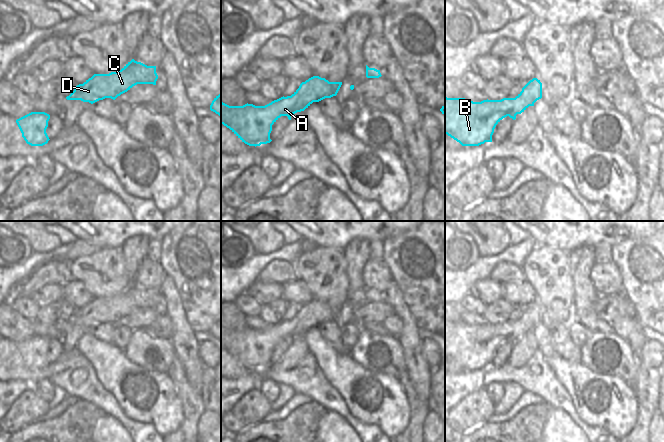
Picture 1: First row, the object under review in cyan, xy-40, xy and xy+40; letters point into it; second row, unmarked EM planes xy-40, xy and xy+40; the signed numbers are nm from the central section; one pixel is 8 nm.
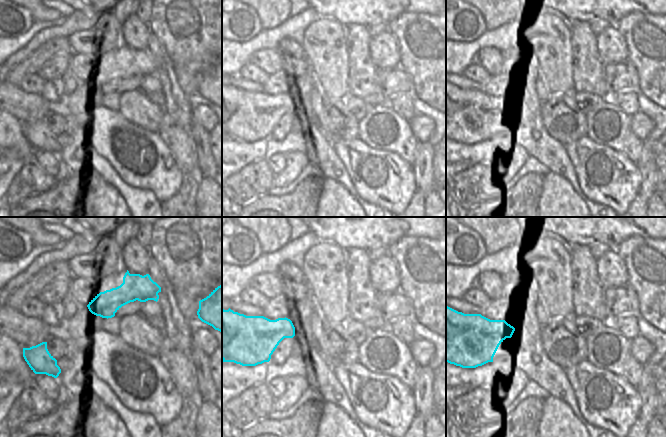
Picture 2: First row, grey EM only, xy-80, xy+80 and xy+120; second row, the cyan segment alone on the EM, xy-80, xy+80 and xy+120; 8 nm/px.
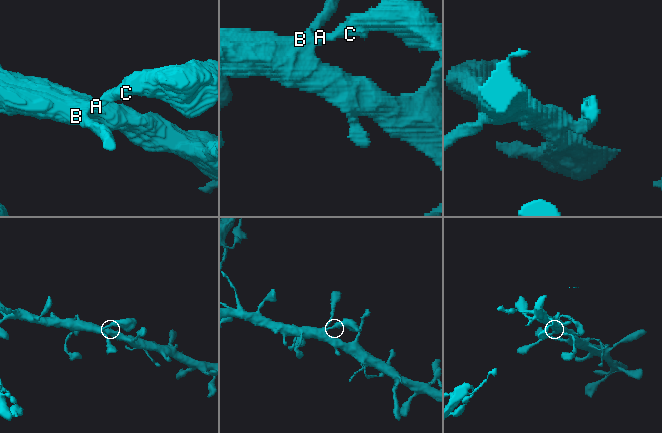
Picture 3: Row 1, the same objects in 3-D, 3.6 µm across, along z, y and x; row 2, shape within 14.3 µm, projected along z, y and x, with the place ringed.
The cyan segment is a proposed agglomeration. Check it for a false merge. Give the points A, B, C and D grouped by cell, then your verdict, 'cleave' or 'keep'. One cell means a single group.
groups A B C D; keep

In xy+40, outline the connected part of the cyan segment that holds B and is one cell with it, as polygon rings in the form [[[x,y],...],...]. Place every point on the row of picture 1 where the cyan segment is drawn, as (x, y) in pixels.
[[[537,78],[530,80],[515,98],[473,102],[465,98],[445,97],[445,134],[462,146],[479,146],[485,142],[492,142],[494,129],[503,118],[509,116],[515,120],[517,114],[521,114],[529,106],[534,106],[541,98],[542,83]]]

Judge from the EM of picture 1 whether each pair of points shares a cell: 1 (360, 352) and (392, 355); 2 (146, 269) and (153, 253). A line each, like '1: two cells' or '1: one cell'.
1: one cell
2: two cells

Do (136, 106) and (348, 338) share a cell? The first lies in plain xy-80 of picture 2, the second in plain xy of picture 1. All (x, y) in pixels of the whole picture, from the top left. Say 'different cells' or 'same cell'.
different cells

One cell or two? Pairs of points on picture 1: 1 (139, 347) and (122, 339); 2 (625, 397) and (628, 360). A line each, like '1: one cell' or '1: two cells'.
1: two cells
2: two cells

